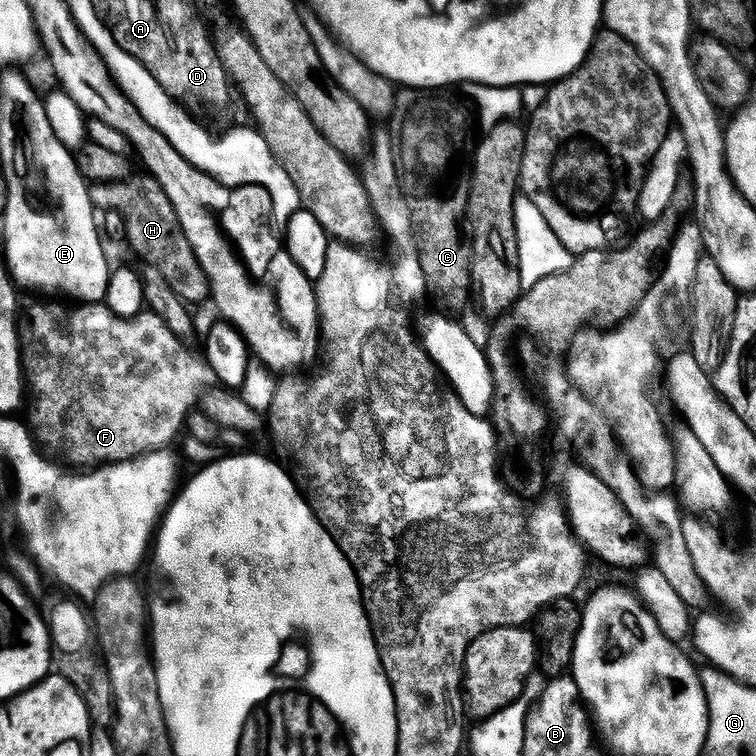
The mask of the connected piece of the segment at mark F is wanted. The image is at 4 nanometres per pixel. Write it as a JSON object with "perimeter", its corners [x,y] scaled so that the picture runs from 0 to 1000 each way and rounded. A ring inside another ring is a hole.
{"perimeter":[[[69,399],[69,401],[74,401],[74,402],[48,402],[44,405],[42,409],[38,410],[37,434],[34,429],[34,448],[30,451],[30,455],[29,455],[29,471],[30,471],[29,480],[32,483],[32,491],[34,493],[34,503],[36,503],[36,507],[40,509],[41,517],[42,517],[42,513],[45,517],[48,517],[48,561],[49,561],[48,571],[49,573],[46,571],[46,575],[50,578],[50,582],[52,582],[50,575],[53,575],[54,583],[52,582],[52,586],[57,589],[60,594],[62,594],[61,591],[63,591],[65,595],[70,598],[70,601],[67,599],[70,604],[81,603],[81,606],[79,604],[74,604],[74,606],[78,606],[81,610],[83,610],[86,615],[99,616],[102,620],[106,620],[106,622],[115,620],[118,616],[142,616],[146,614],[165,614],[168,608],[183,608],[185,607],[187,603],[196,602],[197,598],[209,598],[209,597],[221,594],[224,591],[222,586],[225,586],[226,582],[230,581],[231,577],[237,574],[237,571],[241,571],[241,567],[245,565],[250,545],[255,544],[255,541],[261,538],[259,528],[263,526],[265,517],[267,517],[269,513],[274,511],[274,508],[284,509],[287,507],[287,500],[276,487],[275,479],[272,478],[271,472],[266,470],[265,466],[263,468],[259,466],[253,466],[253,463],[247,460],[249,455],[245,454],[242,448],[238,448],[237,446],[231,444],[231,442],[228,440],[221,434],[220,426],[217,426],[214,421],[206,418],[205,414],[202,414],[201,411],[190,410],[185,414],[184,418],[179,418],[175,422],[164,422],[161,419],[153,418],[152,414],[149,414],[147,409],[143,407],[143,403],[138,399],[134,399],[131,402],[106,402],[104,405],[90,405],[95,407],[83,407],[83,405],[79,403],[83,401],[79,401],[79,399]]]}

